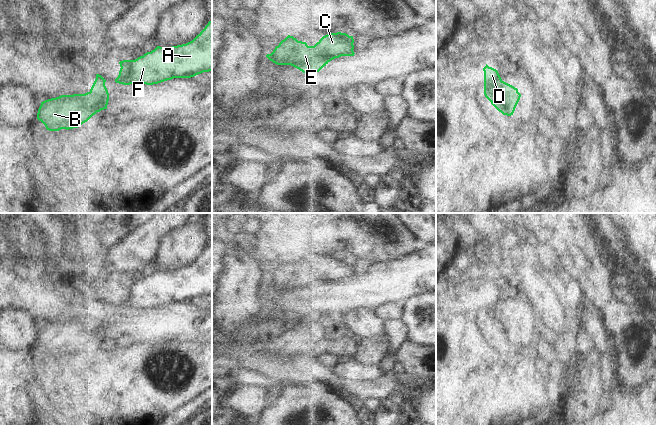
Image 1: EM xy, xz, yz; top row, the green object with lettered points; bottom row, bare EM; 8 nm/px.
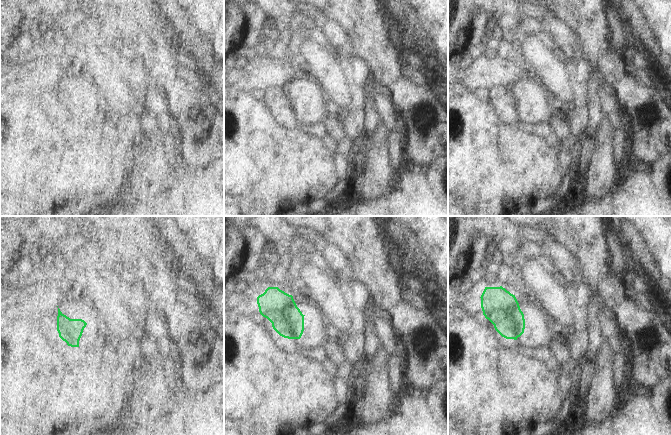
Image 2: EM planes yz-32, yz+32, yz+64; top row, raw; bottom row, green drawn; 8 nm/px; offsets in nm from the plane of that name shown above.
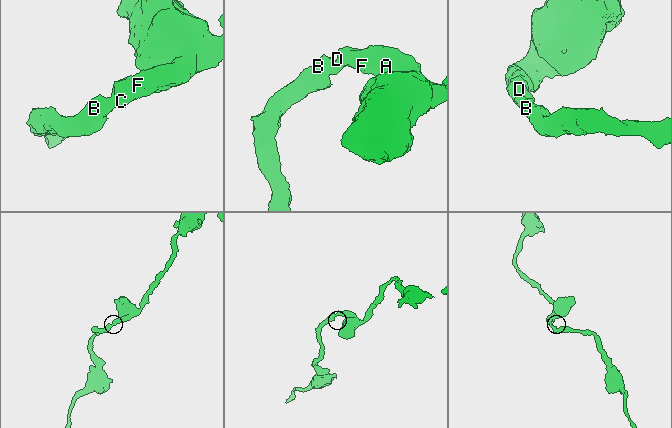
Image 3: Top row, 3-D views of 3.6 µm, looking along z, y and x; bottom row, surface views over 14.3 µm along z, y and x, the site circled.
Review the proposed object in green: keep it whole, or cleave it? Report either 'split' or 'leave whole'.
leave whole

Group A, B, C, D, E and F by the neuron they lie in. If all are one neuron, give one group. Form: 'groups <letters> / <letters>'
groups A B C D E F

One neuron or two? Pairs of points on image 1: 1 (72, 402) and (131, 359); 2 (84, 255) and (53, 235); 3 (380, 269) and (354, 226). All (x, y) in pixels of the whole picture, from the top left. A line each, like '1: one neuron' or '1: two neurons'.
1: one neuron
2: one neuron
3: two neurons

